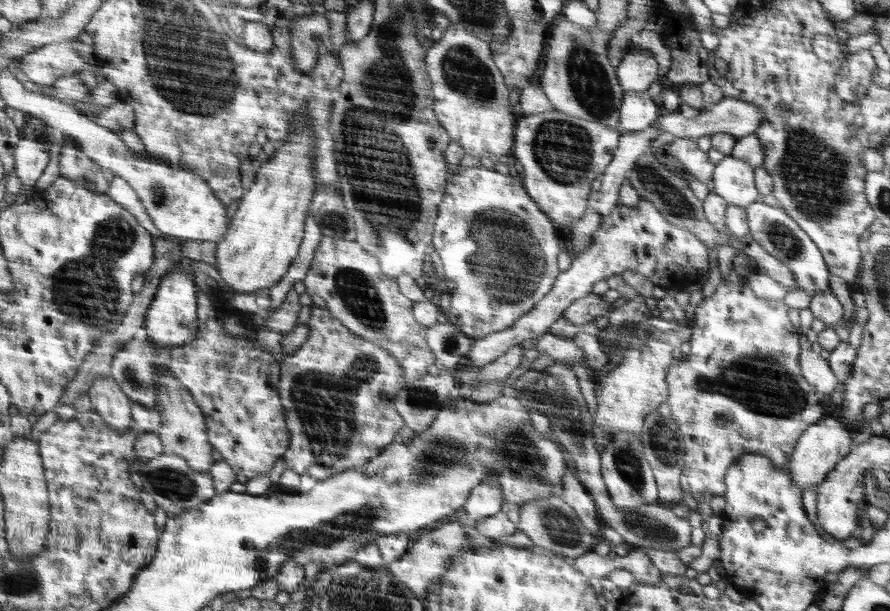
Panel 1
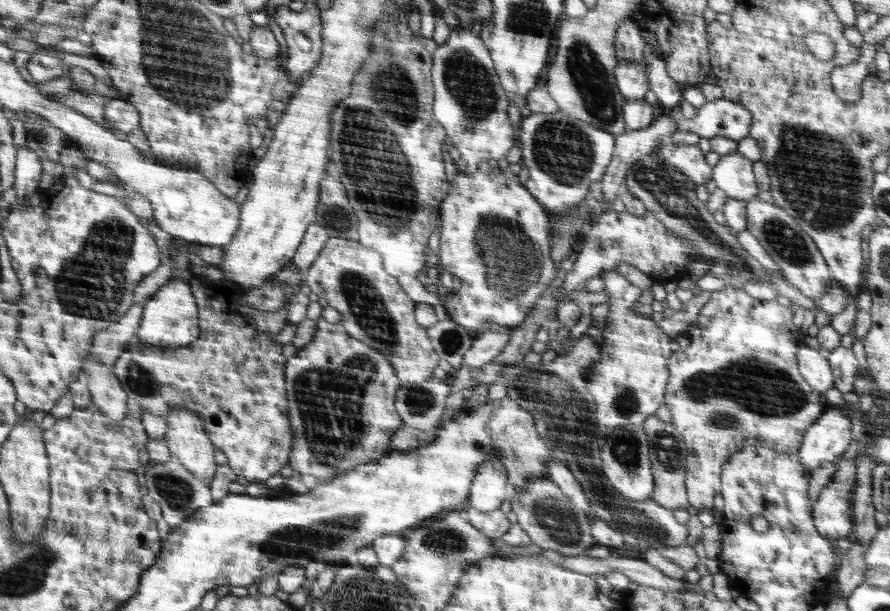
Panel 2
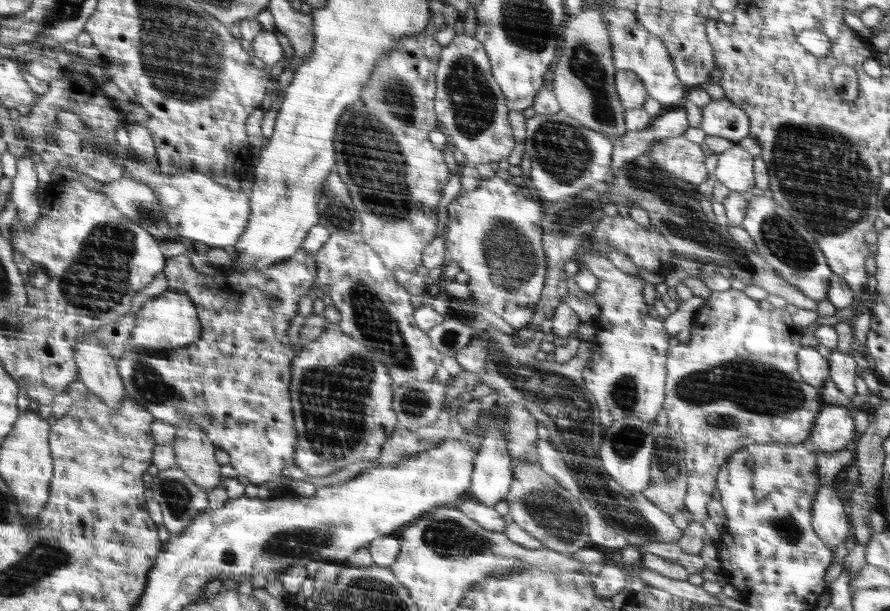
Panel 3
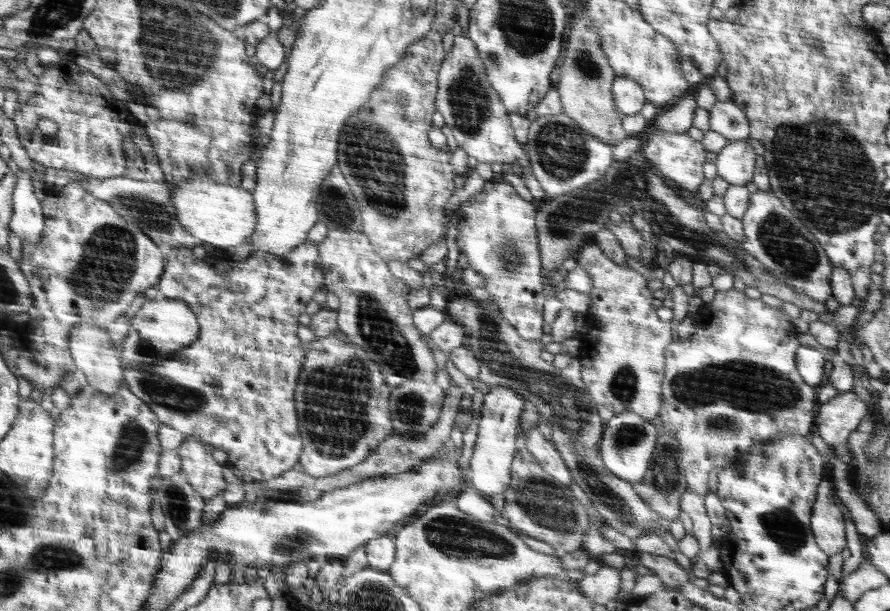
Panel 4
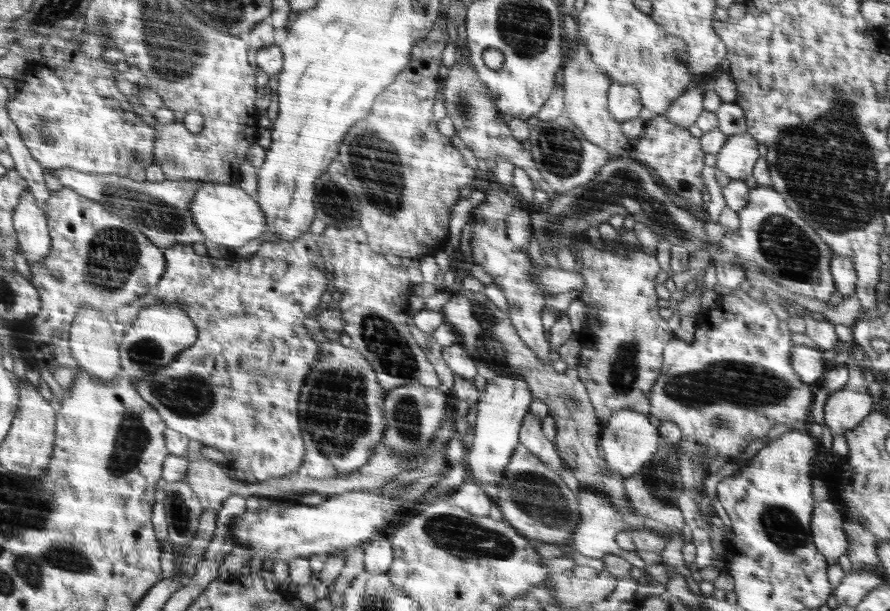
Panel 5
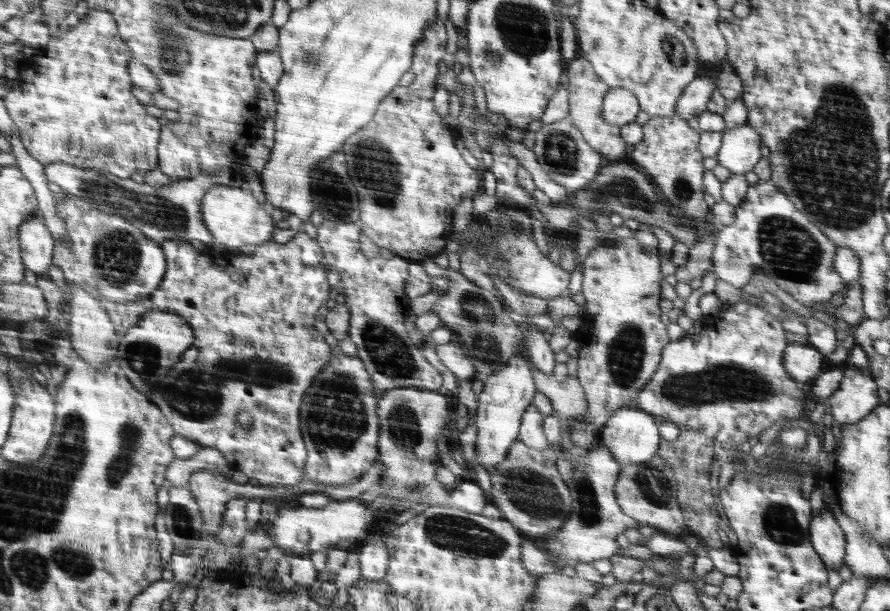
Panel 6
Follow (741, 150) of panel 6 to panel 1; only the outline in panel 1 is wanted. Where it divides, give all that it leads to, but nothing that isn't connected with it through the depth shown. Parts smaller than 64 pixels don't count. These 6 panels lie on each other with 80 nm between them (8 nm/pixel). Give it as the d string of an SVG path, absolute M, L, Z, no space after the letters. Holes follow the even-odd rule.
M726 155L714 173L714 192L724 198L728 205L744 209L760 199L755 187L754 167L750 163Z

